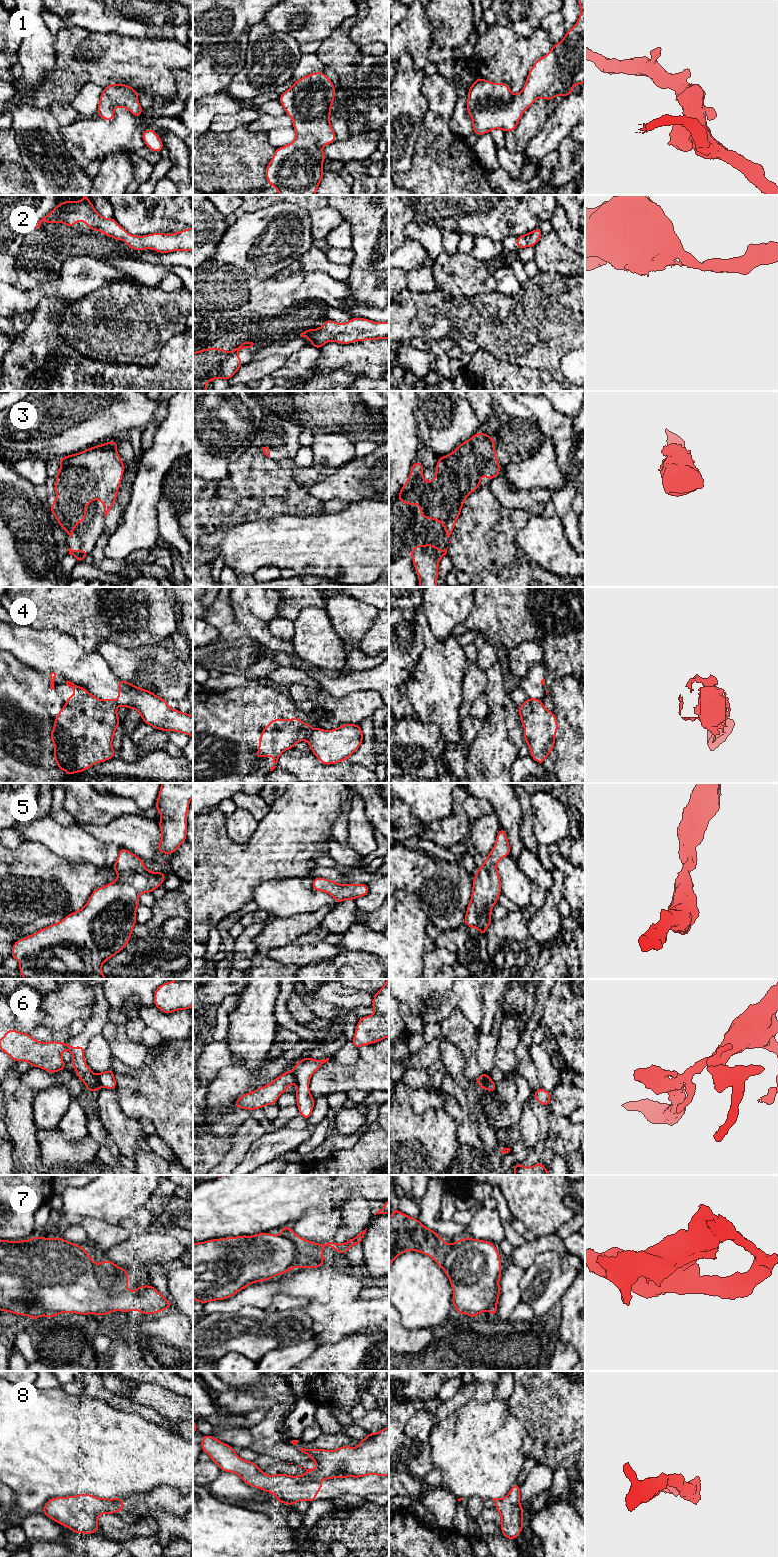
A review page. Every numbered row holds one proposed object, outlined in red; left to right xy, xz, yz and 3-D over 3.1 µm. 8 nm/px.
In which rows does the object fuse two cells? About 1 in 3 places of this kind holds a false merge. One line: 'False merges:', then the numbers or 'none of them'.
False merges: 4, 6, 8

